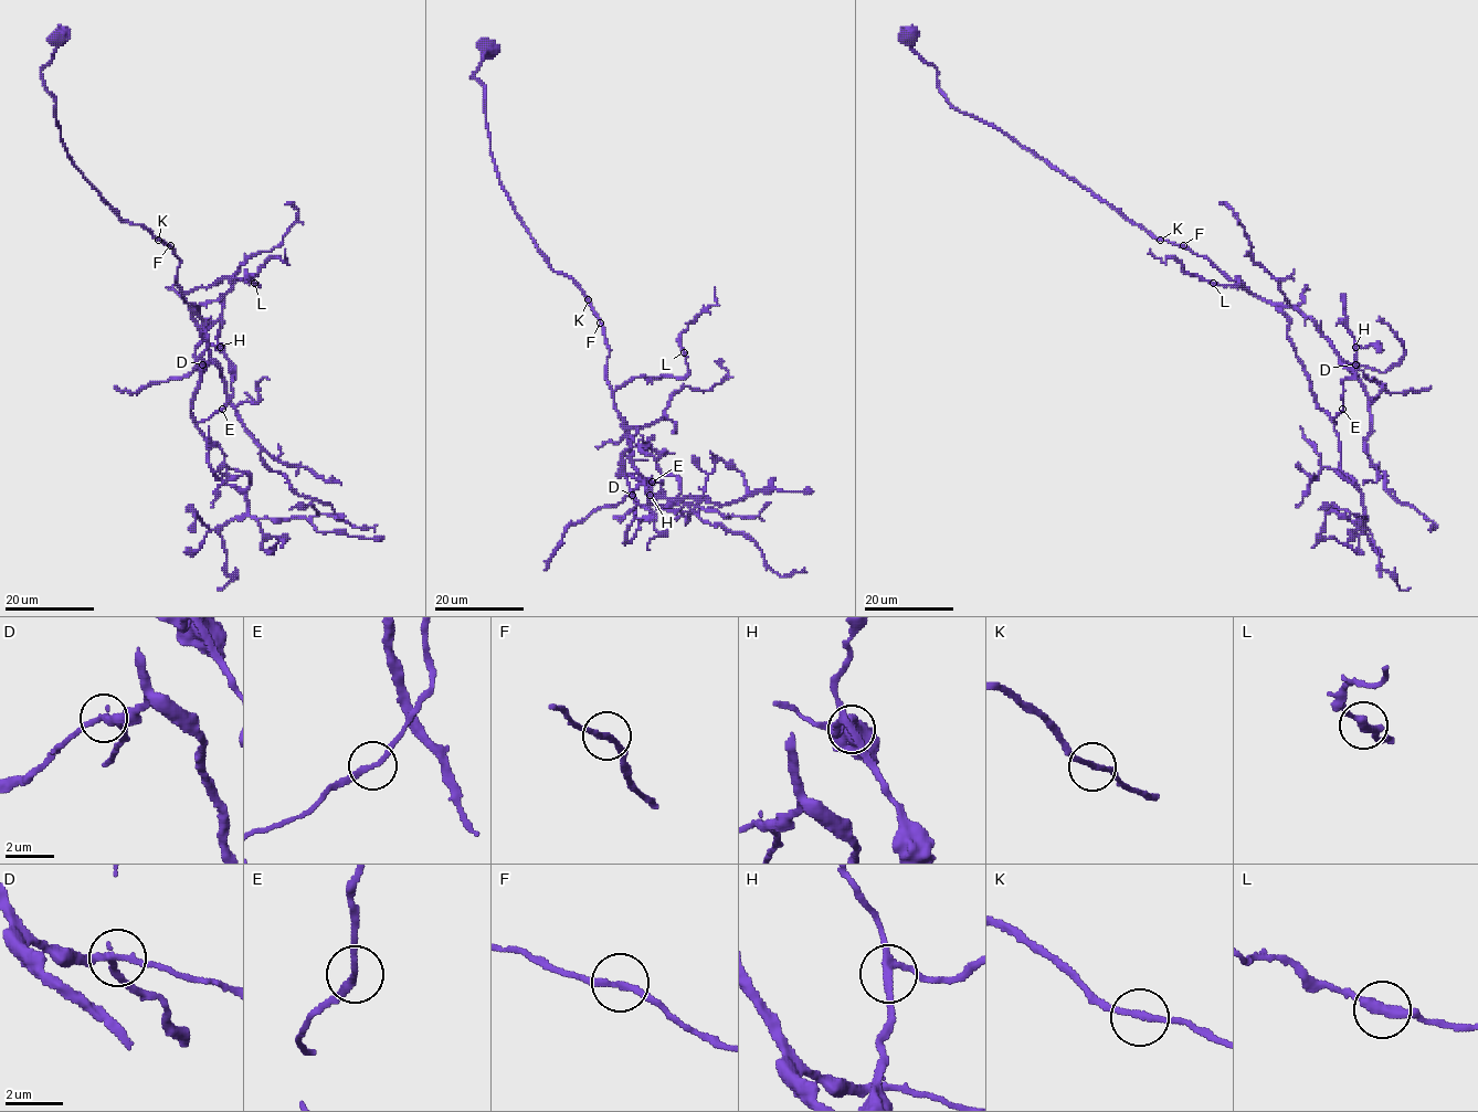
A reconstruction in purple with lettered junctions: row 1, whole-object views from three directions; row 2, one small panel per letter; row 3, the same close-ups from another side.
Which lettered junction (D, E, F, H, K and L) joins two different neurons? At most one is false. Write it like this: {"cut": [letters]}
{"cut": []}

